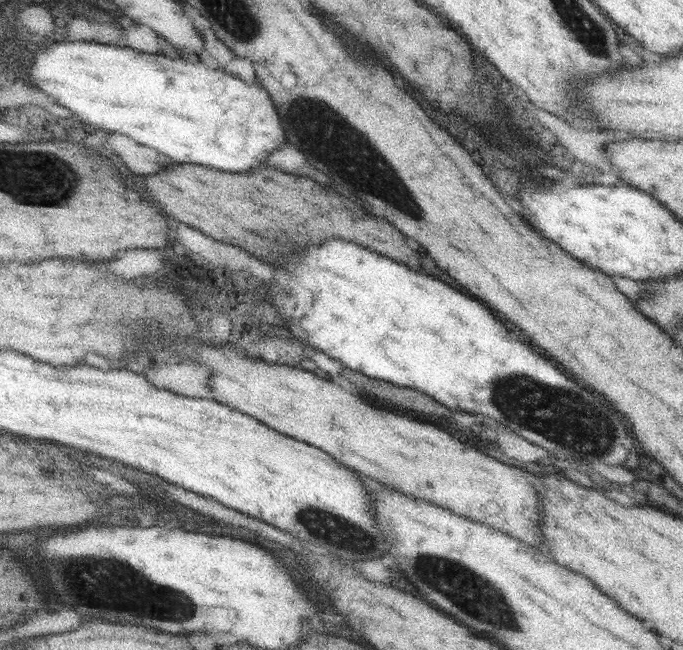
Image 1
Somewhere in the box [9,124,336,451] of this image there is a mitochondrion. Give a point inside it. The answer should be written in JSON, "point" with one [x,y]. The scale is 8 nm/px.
{"point":[56,186]}

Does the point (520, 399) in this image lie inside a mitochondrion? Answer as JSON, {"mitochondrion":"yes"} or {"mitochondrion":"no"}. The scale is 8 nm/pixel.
{"mitochondrion":"yes"}

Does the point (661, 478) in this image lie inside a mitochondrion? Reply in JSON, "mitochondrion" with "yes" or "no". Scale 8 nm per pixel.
{"mitochondrion":"no"}

